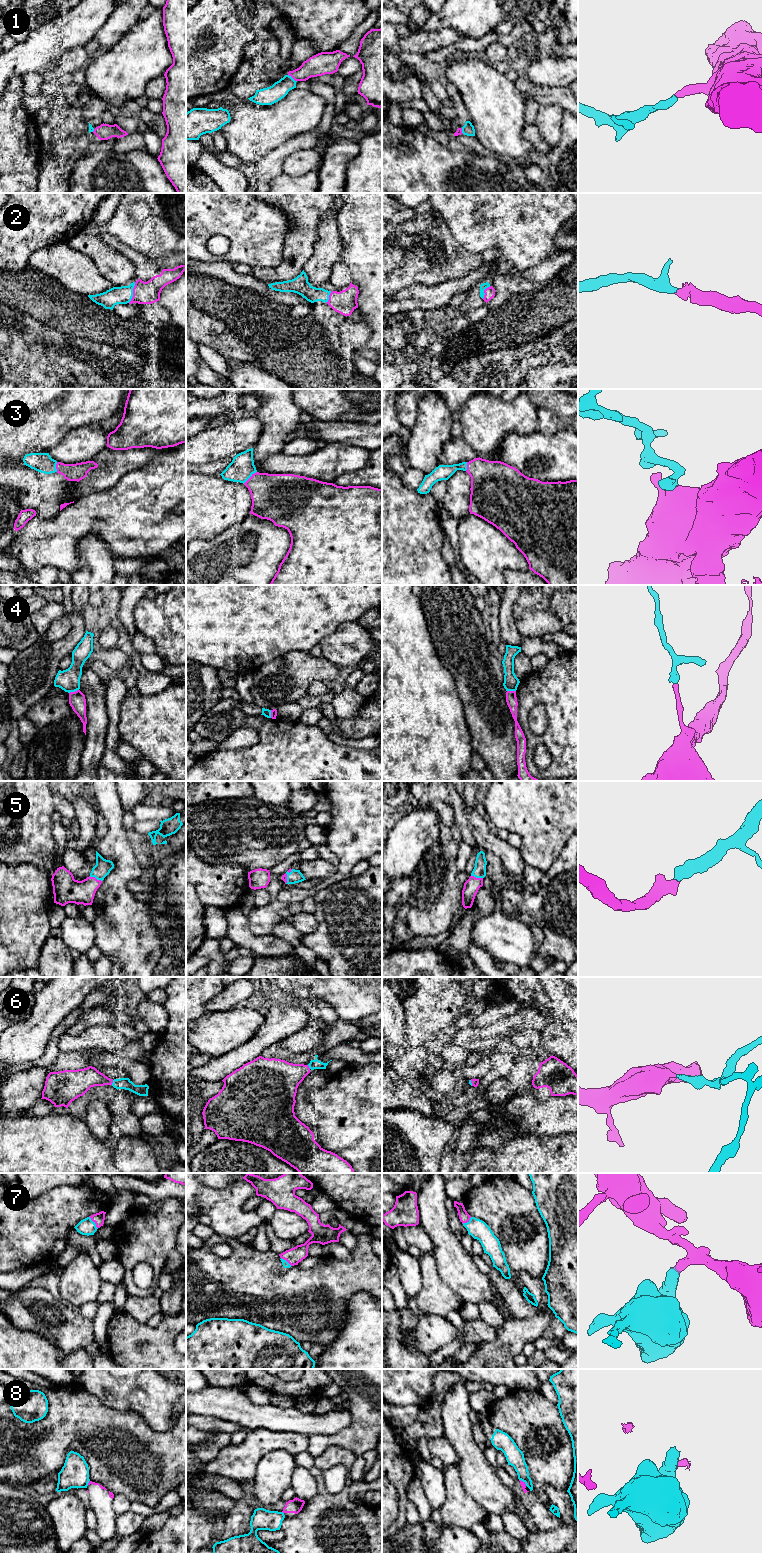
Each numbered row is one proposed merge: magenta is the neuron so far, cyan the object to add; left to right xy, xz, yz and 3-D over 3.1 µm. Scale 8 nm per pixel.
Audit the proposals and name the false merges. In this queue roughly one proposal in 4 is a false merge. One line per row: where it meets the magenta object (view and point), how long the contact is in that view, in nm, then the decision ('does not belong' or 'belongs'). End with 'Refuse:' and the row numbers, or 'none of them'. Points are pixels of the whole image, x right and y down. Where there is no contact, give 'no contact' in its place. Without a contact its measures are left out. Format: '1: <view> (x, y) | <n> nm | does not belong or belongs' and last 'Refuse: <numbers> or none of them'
1: xz (292, 77) | 90 nm | belongs
2: xy (133, 292) | 180 nm | belongs
3: xz (250, 477) | 150 nm | belongs
4: xy (73, 692) | 90 nm | does not belong
5: xy (94, 877) | 110 nm | belongs
6: xy (112, 1082) | 40 nm | belongs
7: xy (93, 1221) | 120 nm | belongs
8: yz (523, 1482) | 80 nm | does not belong
Refuse: 4, 8

